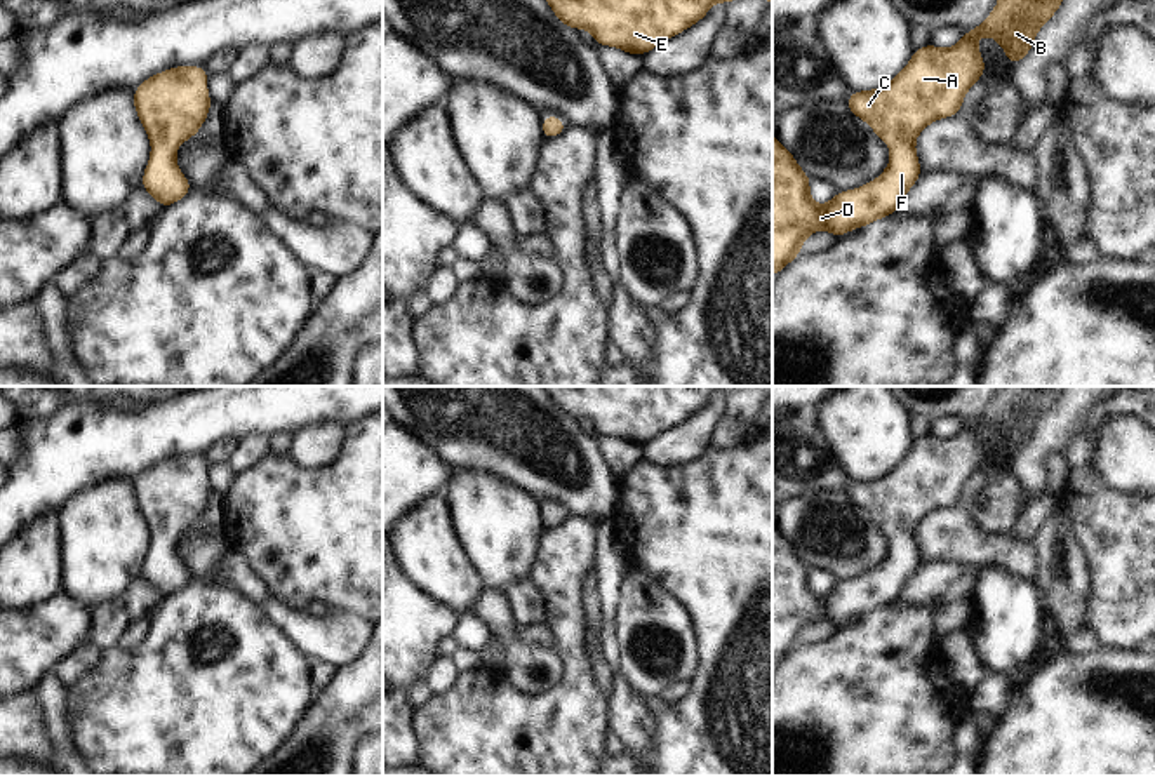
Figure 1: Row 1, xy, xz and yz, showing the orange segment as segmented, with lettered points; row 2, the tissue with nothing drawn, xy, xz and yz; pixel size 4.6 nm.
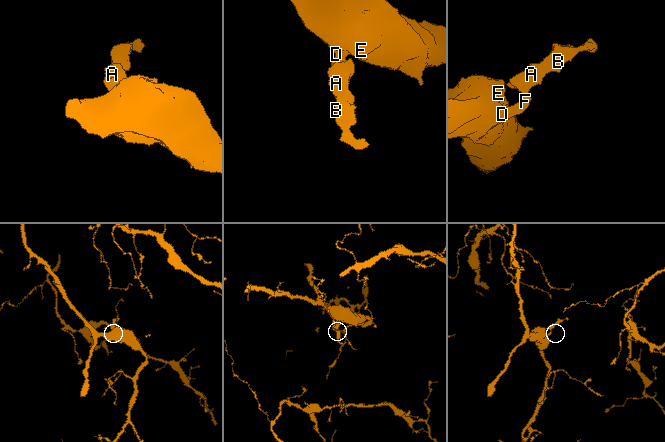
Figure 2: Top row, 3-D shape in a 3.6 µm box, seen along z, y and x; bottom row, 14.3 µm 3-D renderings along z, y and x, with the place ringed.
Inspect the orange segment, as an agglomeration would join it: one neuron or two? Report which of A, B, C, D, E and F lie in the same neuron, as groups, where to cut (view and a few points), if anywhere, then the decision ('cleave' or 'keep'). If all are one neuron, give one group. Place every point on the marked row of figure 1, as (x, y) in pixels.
A B C D E F | no cut | keep

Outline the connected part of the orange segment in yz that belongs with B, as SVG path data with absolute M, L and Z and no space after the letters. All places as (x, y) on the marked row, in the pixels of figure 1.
M998 0L988 19L965 31L955 47L939 49L931 43L918 47L911 61L884 89L852 92L845 99L851 113L866 120L875 134L891 146L891 162L875 181L851 191L838 191L823 207L818 207L809 195L811 177L772 132L772 277L800 256L804 238L814 231L826 228L838 240L854 228L863 228L896 212L906 191L922 174L913 148L917 136L931 122L960 115L965 92L985 75L986 64L976 40L991 35L1004 47L1007 61L1014 68L1030 52L1035 35L1061 3L1063 0Z

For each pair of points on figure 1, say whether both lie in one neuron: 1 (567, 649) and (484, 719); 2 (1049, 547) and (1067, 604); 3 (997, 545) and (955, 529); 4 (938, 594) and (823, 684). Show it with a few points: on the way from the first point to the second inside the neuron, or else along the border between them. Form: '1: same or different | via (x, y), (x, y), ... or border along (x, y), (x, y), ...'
1: same | via (571, 679), (534, 719), (514, 719)
2: same | via (1058, 561), (1067, 590)
3: same | via (987, 545), (971, 545), (966, 540)
4: different | border along (898, 599), (938, 608)

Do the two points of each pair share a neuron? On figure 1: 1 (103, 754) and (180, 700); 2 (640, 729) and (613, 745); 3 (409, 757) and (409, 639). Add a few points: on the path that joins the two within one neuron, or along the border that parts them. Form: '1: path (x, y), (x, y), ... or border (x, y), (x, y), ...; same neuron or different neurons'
1: path (122, 735), (133, 724), (155, 724), (160, 719); same neuron
2: border (607, 726), (623, 750); different neurons
3: path (400, 728), (400, 668); same neuron

